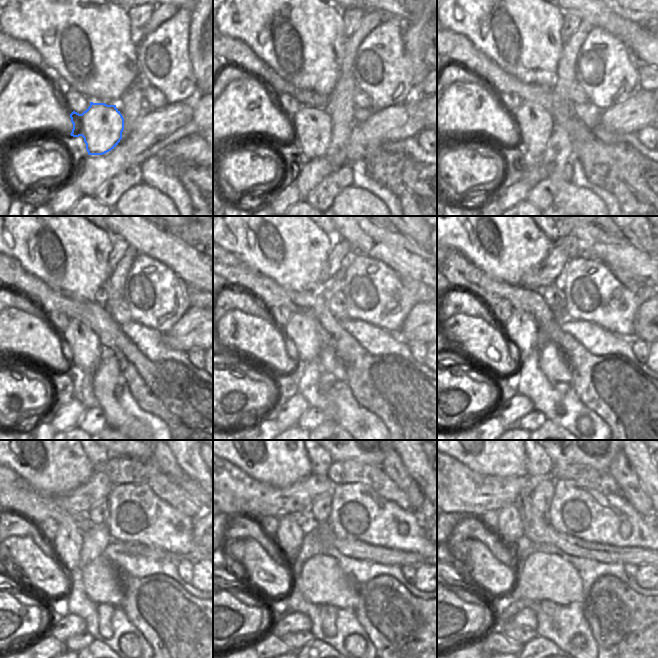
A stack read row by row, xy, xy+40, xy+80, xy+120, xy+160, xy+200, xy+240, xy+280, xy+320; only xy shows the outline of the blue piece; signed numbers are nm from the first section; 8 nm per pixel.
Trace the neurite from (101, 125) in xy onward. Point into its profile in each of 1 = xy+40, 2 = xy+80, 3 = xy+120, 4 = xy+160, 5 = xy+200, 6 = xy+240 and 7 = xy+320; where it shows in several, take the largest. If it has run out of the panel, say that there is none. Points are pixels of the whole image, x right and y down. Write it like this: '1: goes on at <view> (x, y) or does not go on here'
1: goes on at xy+40 (313, 127)
2: goes on at xy+80 (535, 125)
3: goes on at xy+120 (84, 347)
4: goes on at xy+160 (299, 332)
5: goes on at xy+200 (521, 330)
6: goes on at xy+240 (66, 546)
7: goes on at xy+320 (509, 528)

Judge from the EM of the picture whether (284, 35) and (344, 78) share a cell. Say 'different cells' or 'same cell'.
different cells

